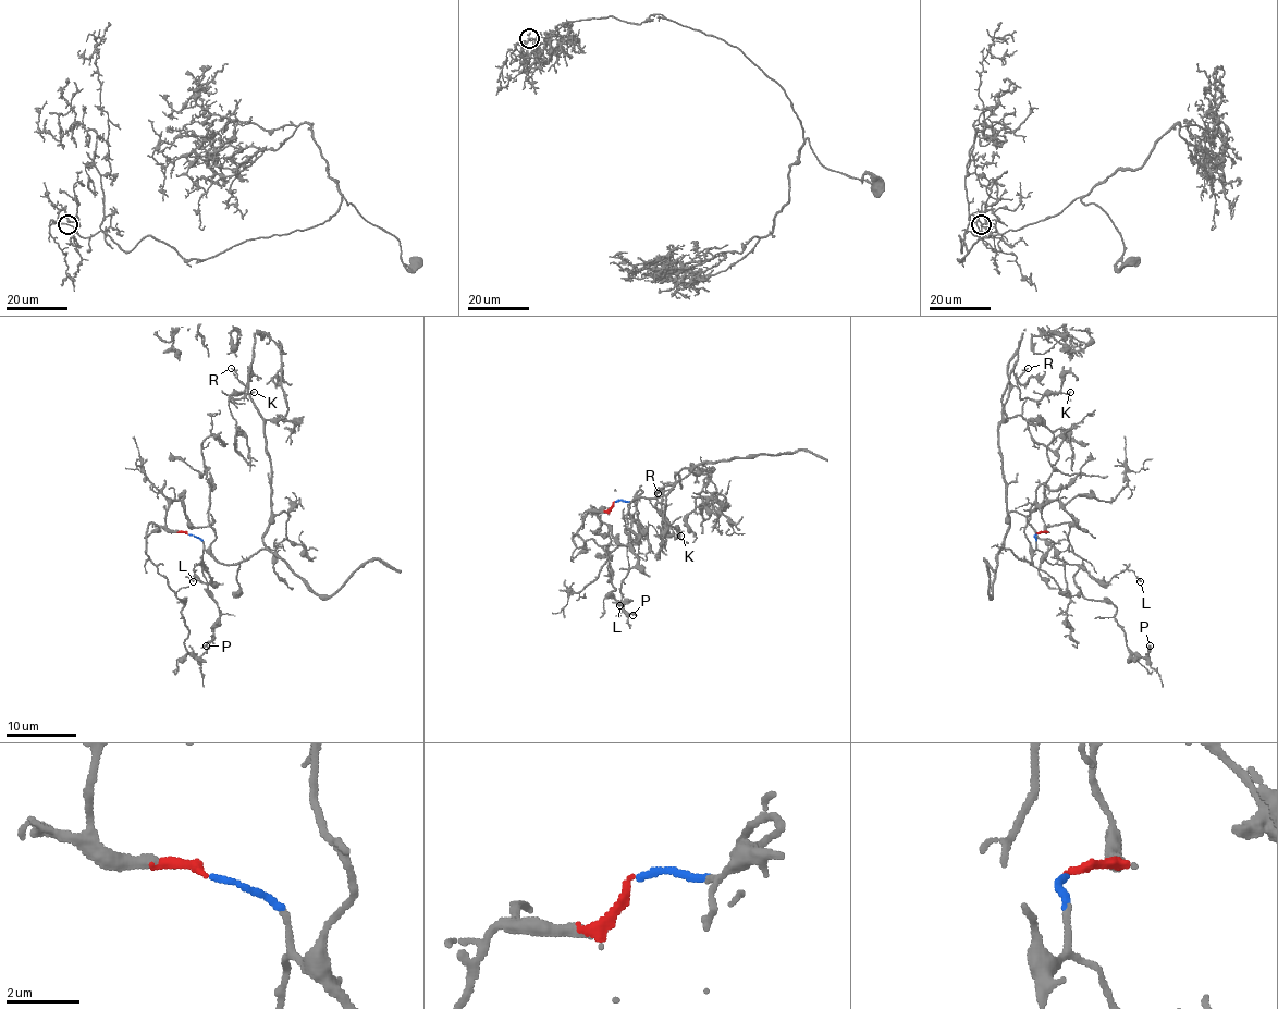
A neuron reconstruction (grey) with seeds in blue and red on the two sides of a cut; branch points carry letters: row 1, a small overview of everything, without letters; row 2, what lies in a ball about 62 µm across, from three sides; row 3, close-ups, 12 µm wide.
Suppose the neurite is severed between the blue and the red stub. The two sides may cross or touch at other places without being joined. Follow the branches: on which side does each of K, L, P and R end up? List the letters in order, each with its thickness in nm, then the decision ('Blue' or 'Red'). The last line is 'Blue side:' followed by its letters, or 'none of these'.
K: Thickness 130 nm. Blue
L: Thickness 100 nm. Blue
P: Thickness 180 nm. Red
R: Thickness 80 nm. Blue
Blue side: K, L, R

